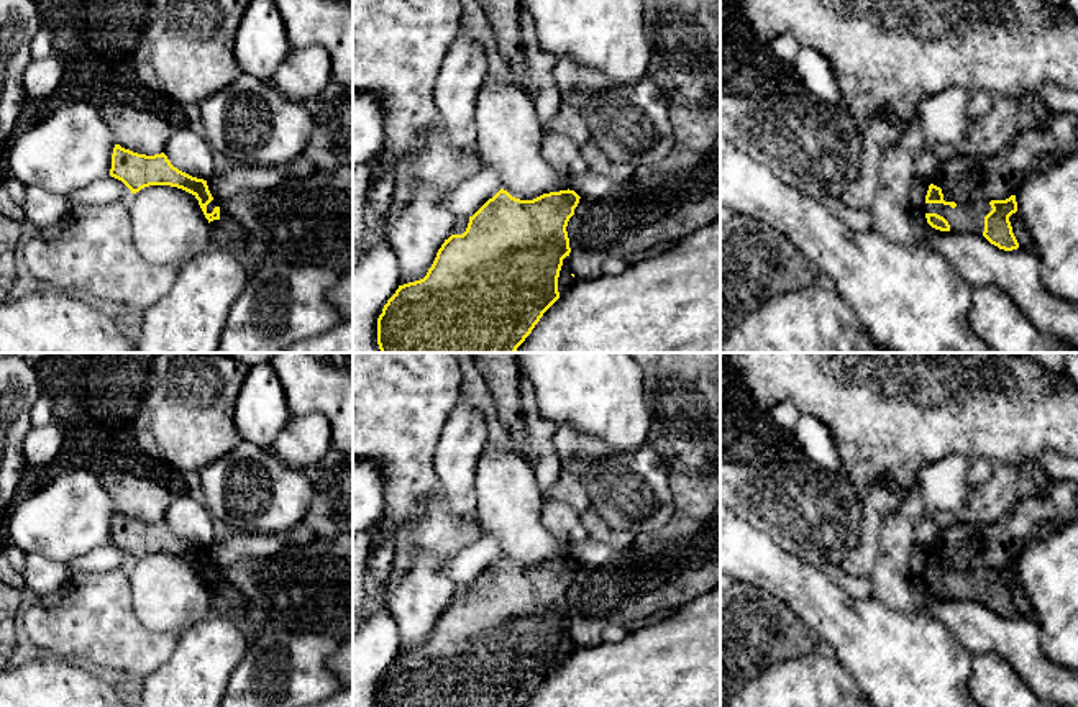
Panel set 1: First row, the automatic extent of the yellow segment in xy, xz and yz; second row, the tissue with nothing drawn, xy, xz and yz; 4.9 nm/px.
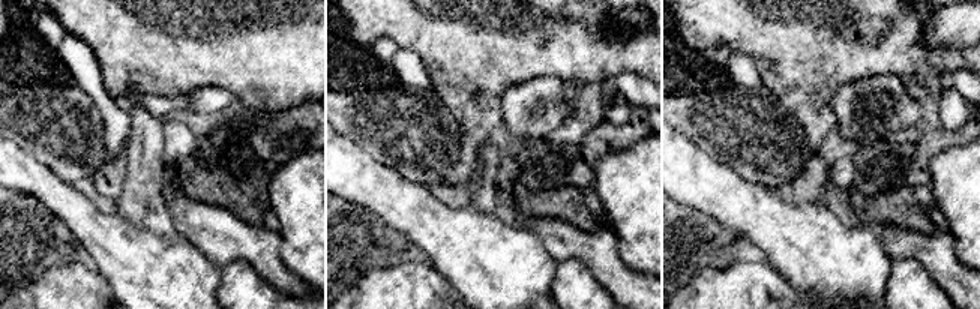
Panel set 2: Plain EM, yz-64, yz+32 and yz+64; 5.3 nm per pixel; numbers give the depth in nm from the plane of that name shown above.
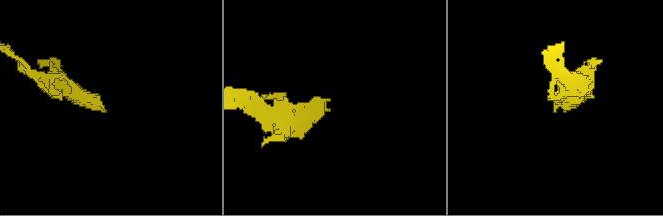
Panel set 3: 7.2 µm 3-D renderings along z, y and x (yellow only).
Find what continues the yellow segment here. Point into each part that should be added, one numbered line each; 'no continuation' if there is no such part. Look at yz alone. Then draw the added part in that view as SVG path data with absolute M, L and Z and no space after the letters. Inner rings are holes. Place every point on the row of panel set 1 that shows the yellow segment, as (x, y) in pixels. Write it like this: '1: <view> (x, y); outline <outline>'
1: yz (963, 218); outline M980 202L970 205L957 205L955 208L943 203L924 203L920 210L924 215L937 213L943 217L950 225L950 231L983 235L984 217L993 208L989 202Z

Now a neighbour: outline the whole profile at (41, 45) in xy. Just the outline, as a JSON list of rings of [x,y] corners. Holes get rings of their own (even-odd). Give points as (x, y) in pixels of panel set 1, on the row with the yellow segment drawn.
[[[39,30],[30,46],[30,54],[33,59],[43,59],[53,54],[51,33],[48,30]]]

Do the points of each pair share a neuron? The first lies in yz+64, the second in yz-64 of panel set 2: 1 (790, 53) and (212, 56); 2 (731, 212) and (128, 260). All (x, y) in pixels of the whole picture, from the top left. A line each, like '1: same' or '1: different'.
1: same
2: same

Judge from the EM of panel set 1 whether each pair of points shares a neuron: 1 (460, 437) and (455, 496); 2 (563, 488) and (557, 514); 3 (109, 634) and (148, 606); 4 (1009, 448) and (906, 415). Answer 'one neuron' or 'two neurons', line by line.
1: one neuron
2: two neurons
3: two neurons
4: one neuron

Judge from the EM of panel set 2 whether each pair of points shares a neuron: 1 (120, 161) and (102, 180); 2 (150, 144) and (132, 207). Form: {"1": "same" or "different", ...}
{"1": "same", "2": "same"}

